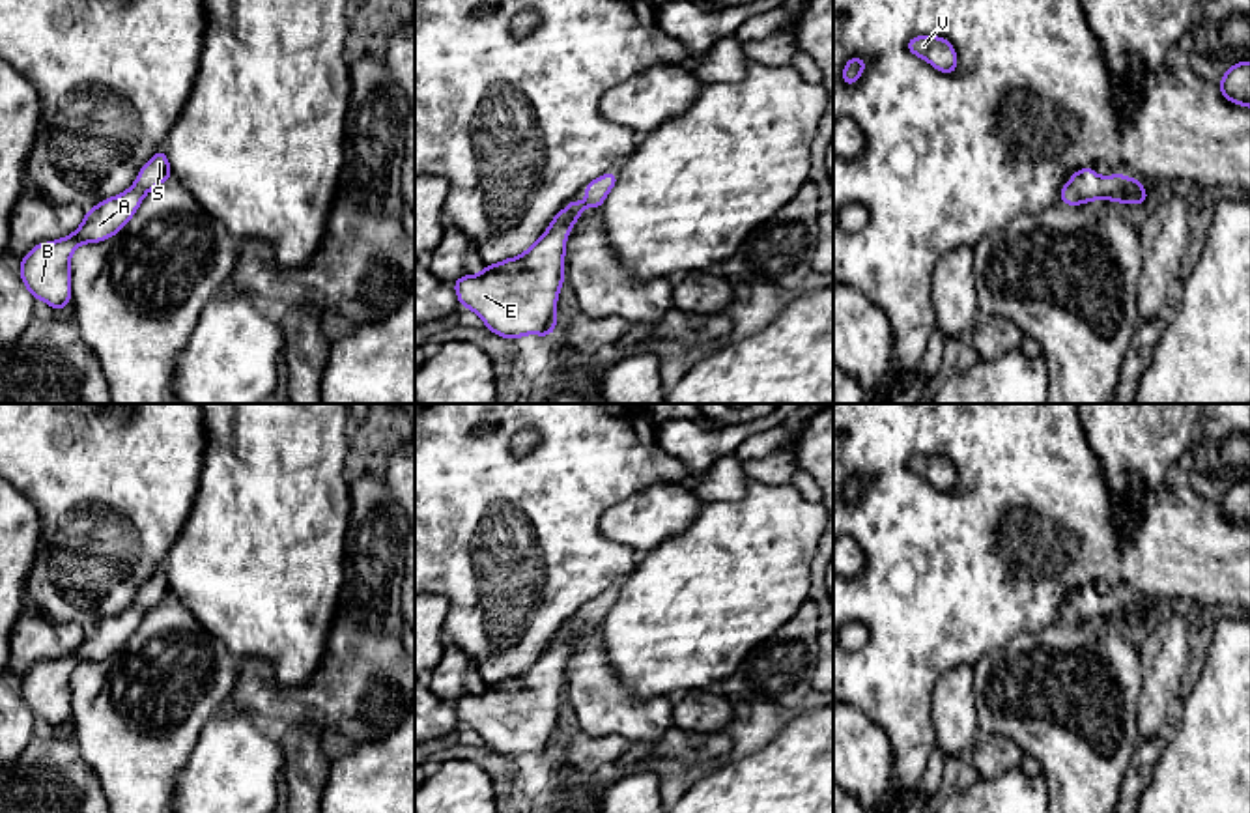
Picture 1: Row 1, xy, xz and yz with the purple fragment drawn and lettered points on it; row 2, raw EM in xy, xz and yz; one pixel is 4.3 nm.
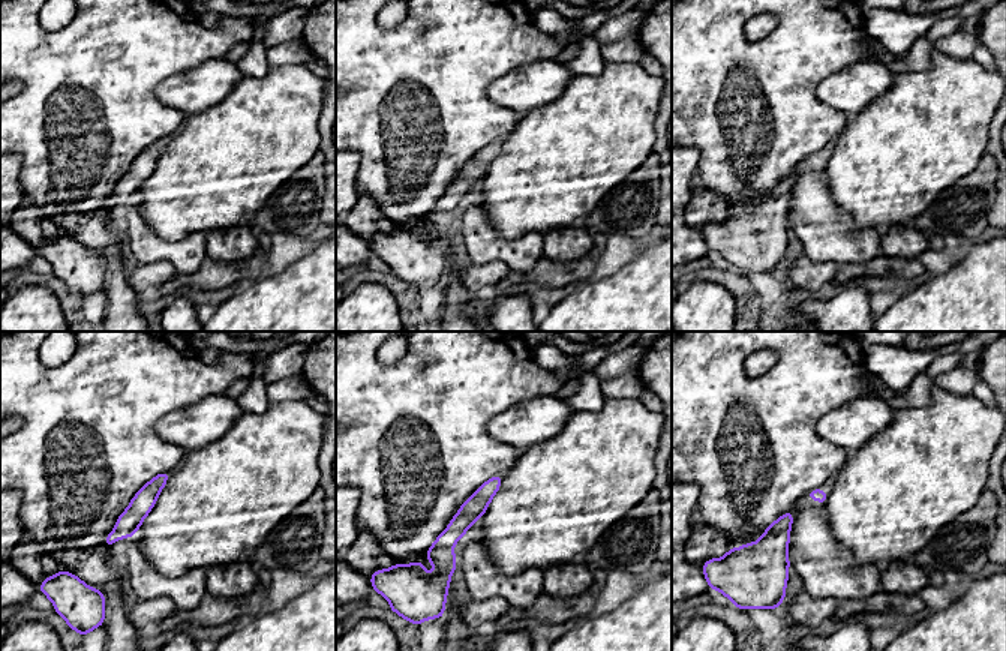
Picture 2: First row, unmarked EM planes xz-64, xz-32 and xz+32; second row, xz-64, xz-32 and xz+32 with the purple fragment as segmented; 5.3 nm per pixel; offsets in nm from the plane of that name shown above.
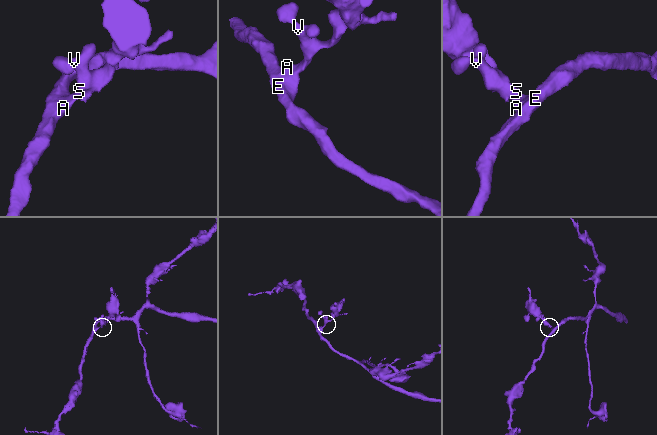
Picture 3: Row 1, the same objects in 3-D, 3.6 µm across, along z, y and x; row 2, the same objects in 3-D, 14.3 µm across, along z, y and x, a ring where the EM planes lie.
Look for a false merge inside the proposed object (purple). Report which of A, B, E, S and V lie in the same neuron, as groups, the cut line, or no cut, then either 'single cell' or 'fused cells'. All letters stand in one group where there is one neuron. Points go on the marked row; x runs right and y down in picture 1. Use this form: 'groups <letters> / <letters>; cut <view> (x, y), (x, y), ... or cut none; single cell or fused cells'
groups A B E S V; cut none; single cell

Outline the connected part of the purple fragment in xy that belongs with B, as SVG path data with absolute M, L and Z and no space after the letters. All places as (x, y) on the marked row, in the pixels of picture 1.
M161 148L138 172L136 183L123 194L112 196L88 209L78 230L64 239L36 245L21 258L21 278L34 299L43 299L54 310L71 301L69 260L82 243L99 243L116 235L135 215L142 198L159 183L172 178Z

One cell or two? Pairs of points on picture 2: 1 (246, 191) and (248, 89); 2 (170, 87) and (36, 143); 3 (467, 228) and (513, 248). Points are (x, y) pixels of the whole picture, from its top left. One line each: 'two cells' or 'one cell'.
1: one cell
2: two cells
3: one cell

